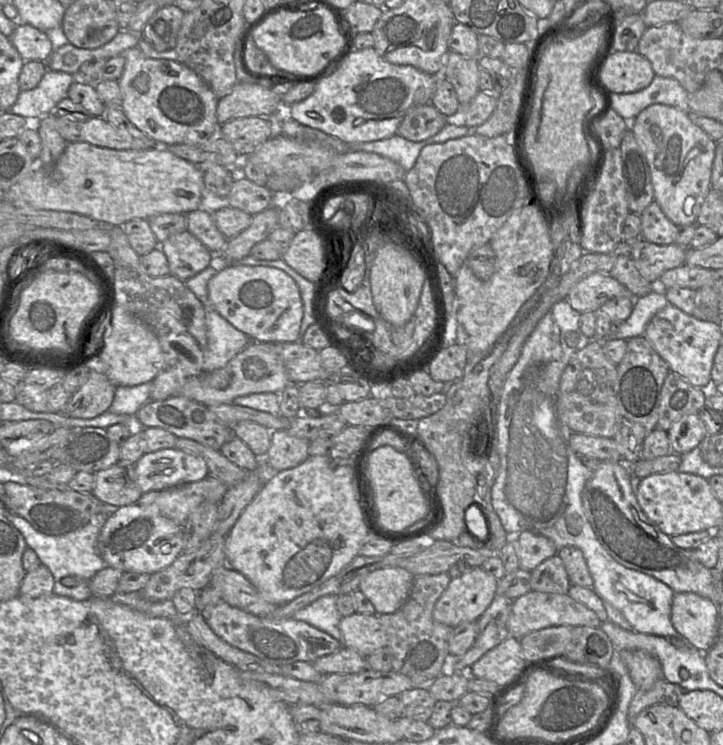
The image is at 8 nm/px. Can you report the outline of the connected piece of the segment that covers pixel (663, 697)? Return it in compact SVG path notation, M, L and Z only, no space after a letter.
M663 677L647 690L637 690L628 709L628 721L633 726L636 716L645 708L656 705L678 705L684 690L677 684L668 682Z

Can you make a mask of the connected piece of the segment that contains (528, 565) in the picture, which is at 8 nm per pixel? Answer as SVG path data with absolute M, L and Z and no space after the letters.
M530 530L521 531L512 539L515 540L519 568L522 570L532 571L540 563L558 552L550 539Z

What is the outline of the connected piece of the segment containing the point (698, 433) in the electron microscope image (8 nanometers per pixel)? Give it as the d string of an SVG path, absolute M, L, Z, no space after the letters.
M699 415L683 416L668 430L671 452L685 454L699 447L705 436L704 425Z

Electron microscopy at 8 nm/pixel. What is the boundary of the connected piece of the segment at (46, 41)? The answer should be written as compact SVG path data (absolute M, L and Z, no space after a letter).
M27 24L17 25L9 39L24 61L46 62L53 52L49 36Z

